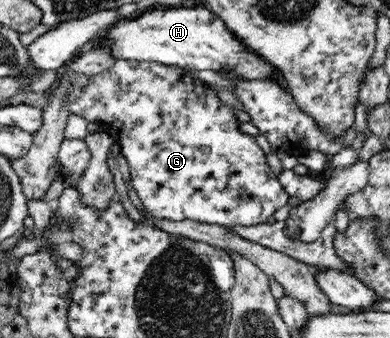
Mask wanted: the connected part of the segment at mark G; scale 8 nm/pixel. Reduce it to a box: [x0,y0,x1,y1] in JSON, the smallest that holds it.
[62,59,289,229]

